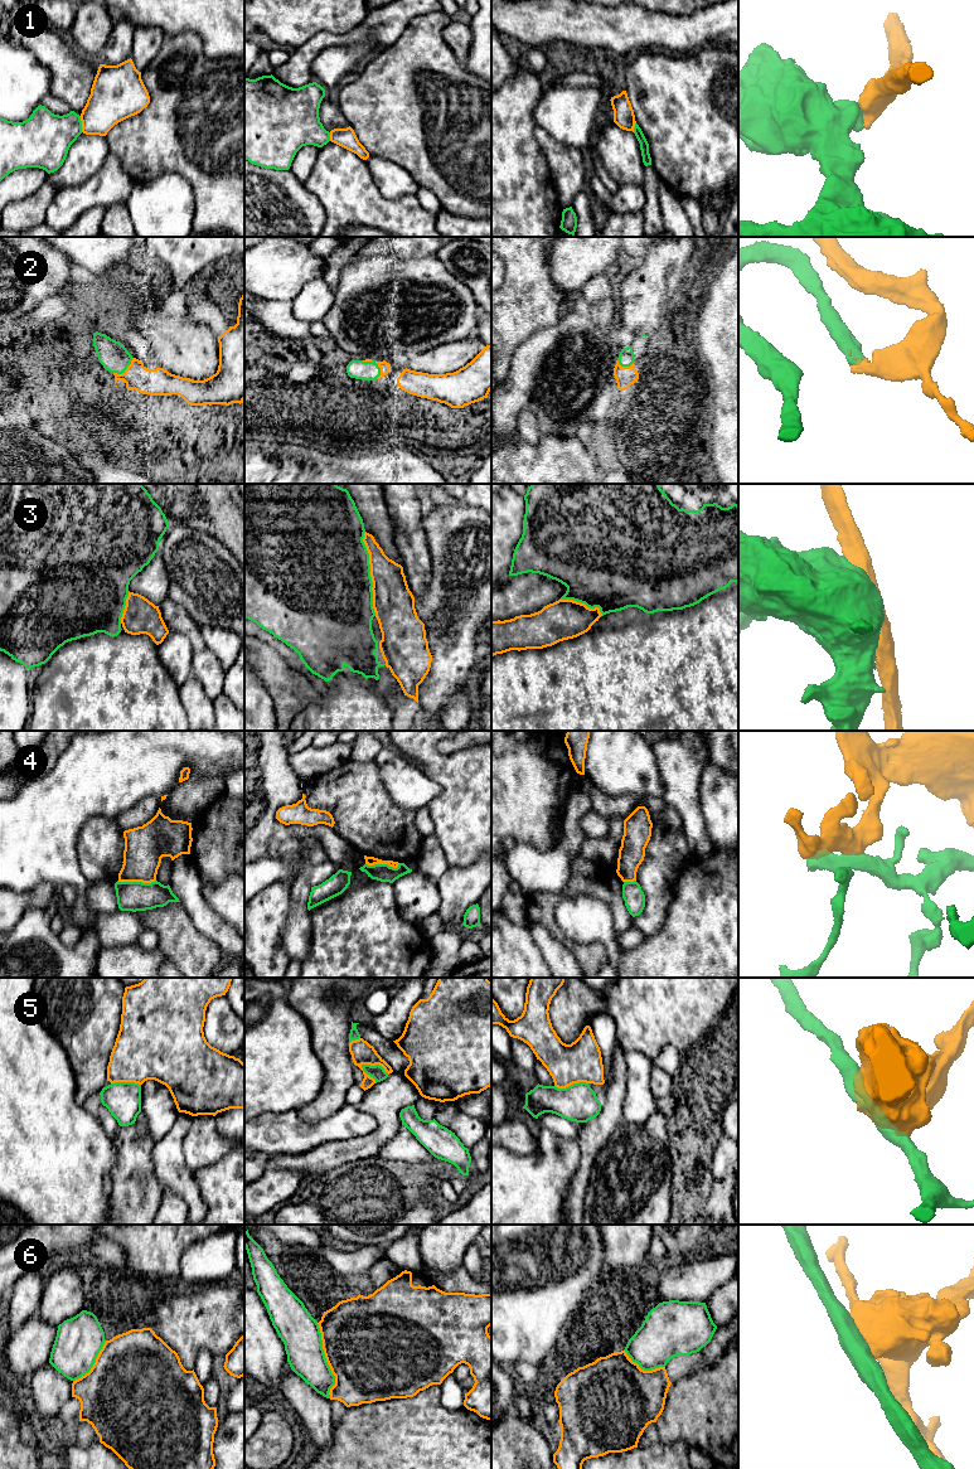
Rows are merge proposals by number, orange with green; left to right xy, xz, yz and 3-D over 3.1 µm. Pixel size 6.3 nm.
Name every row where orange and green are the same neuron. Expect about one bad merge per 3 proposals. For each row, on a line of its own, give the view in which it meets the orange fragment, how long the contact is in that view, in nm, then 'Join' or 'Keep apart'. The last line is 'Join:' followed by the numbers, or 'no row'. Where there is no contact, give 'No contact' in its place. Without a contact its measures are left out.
1: Touches orange in xy. Shared border 110 nm. Keep apart
2: Touches orange in xz. Shared border 160 nm. Join
3: Touches orange in xz. Shared border 550 nm. Keep apart
4: Touches orange in xy. Shared border 240 nm. Join
5: Touches orange in xz. Shared border 190 nm. Join
6: Touches orange in xz. Shared border 480 nm. Keep apart
Join: 2, 4, 5

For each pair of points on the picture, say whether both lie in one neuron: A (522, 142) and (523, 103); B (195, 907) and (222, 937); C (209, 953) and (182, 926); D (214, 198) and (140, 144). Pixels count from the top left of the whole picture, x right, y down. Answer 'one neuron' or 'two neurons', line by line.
A: one neuron
B: one neuron
C: one neuron
D: one neuron

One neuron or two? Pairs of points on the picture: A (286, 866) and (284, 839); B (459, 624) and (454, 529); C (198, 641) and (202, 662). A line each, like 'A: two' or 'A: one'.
A: two
B: one
C: two

